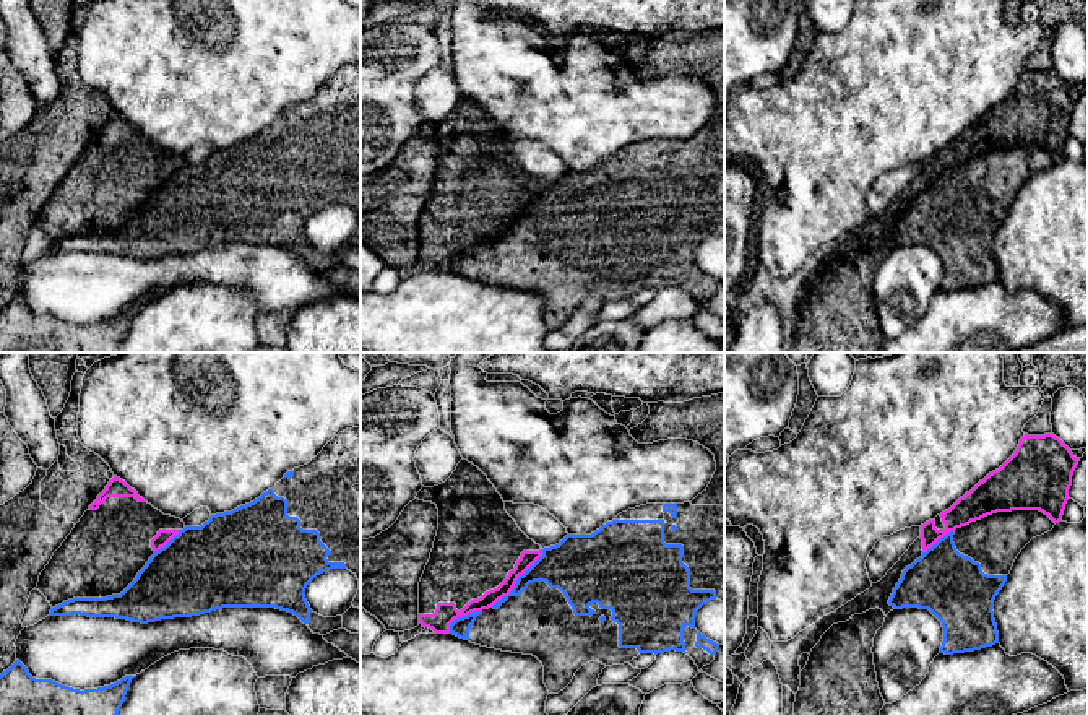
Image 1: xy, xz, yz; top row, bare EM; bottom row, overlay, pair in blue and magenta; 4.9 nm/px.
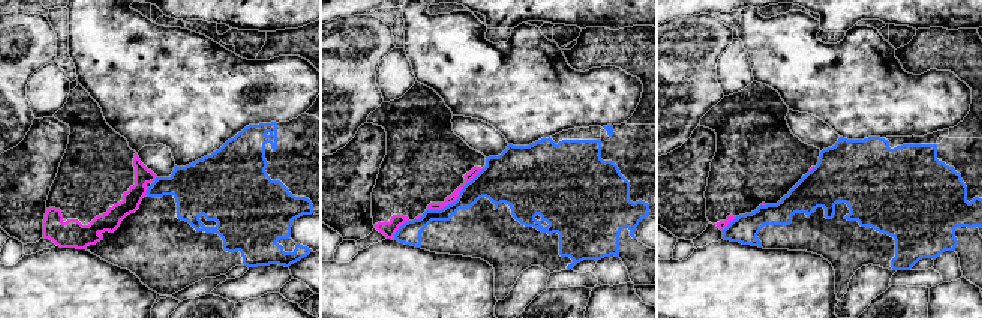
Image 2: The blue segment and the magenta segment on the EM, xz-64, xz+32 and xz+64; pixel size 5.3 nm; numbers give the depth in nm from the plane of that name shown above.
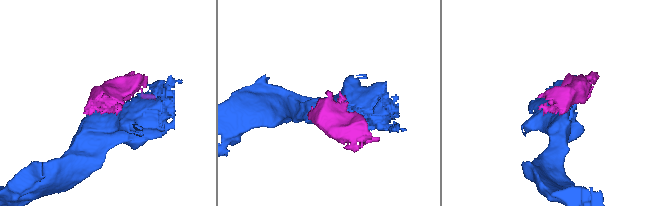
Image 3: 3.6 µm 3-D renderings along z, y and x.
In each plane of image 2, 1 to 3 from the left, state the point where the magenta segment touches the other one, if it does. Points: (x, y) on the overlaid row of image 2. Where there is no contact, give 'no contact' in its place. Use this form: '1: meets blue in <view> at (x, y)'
1: meets blue in xz-64 at (147, 191)
2: meets blue in xz+32 at (458, 199)
3: meets blue in xz+64 at (730, 223)

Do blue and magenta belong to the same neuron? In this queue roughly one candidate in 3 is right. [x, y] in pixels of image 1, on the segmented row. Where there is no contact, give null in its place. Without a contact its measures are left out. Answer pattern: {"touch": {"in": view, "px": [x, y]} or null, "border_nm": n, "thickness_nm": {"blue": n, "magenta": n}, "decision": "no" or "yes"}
{"touch": {"in": "xz", "px": [517, 580]}, "border_nm": 380, "thickness_nm": {"blue": 220, "magenta": 80}, "decision": "no"}

